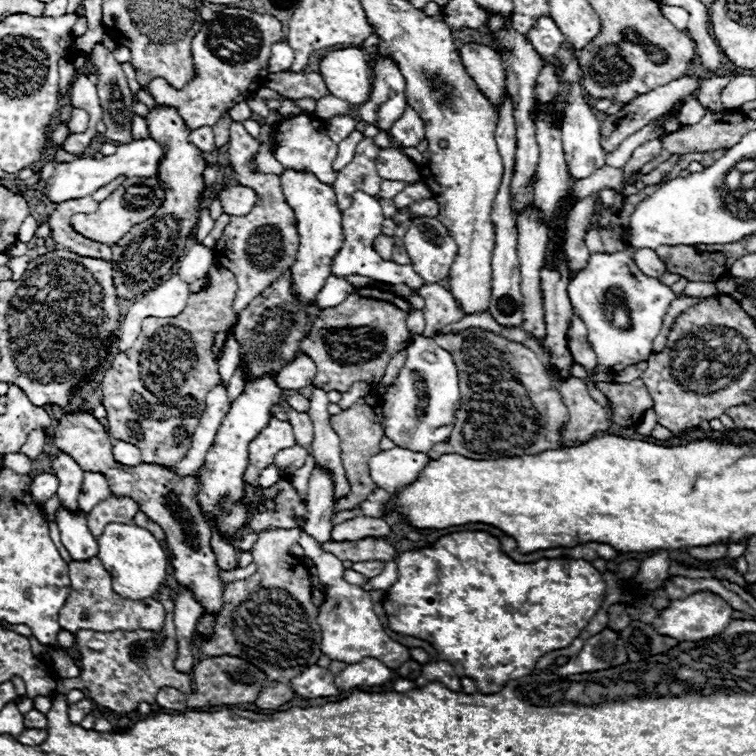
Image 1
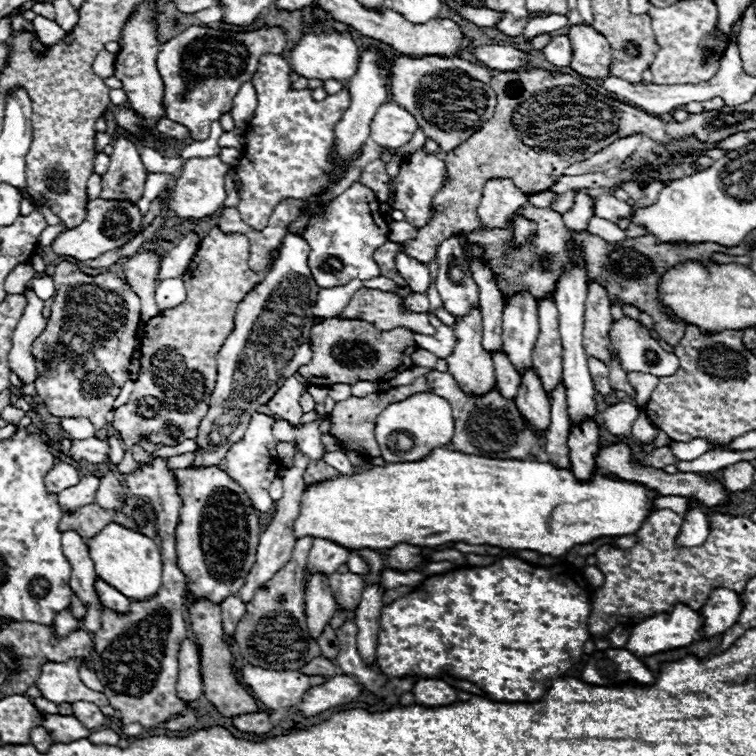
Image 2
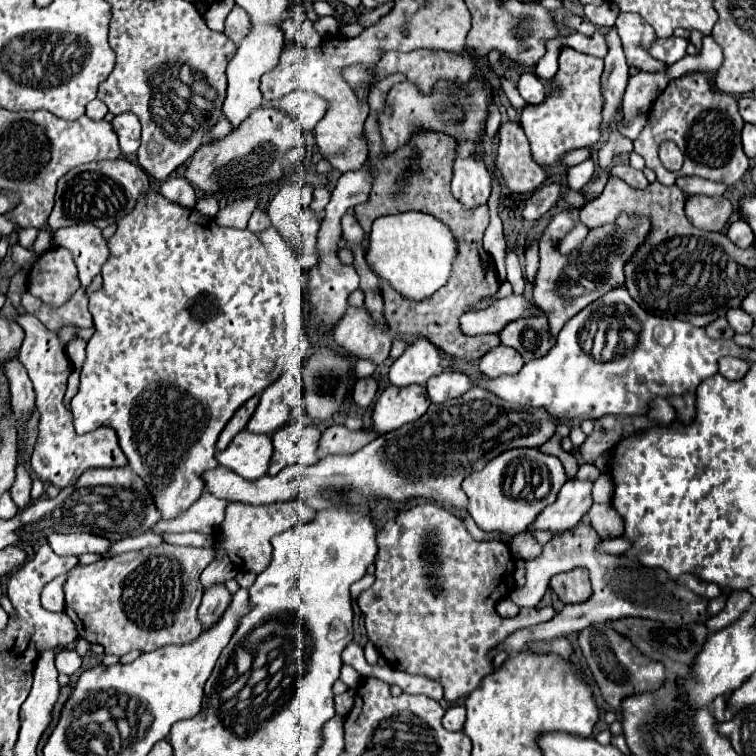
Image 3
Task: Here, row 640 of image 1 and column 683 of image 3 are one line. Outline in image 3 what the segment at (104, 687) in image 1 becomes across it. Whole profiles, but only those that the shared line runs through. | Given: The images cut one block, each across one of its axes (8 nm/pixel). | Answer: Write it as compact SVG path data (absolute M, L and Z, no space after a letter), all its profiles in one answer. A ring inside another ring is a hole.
M690 72L672 80L672 84L668 84L668 88L652 104L648 112L648 124L636 138L636 152L646 160L646 166L656 172L658 182L666 186L672 186L680 176L700 176L732 186L750 168L740 142L742 128L744 120L738 112L738 98L716 92L704 74ZM682 90L688 90L684 100ZM662 140L678 142L680 150L684 152L684 166L678 172L670 172L662 166L658 158L658 146Z

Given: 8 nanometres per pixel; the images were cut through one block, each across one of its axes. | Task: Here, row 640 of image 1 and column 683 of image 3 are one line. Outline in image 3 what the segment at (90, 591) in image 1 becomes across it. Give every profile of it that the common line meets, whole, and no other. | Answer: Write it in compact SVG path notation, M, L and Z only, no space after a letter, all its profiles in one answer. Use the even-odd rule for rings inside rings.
M668 142L668 146L662 148L662 158L660 159L668 170L680 170L684 163L684 153L678 152L678 146L674 142Z

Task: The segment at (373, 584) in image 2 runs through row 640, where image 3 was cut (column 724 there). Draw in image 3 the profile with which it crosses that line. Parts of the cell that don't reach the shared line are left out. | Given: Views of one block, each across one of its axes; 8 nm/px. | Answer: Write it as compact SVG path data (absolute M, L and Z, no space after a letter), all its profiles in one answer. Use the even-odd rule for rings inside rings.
M724 358L720 360L720 374L728 380L740 380L750 370L750 362L740 358Z

